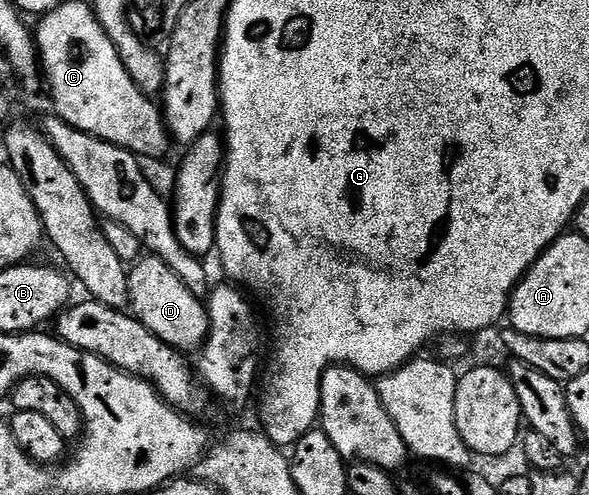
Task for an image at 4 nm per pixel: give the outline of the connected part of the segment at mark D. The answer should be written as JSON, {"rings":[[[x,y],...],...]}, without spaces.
{"rings":[[[145,255],[132,262],[128,270],[129,277],[129,305],[131,306],[132,316],[147,327],[165,345],[172,345],[178,351],[196,350],[204,345],[205,338],[209,335],[209,314],[202,298],[196,297],[187,289],[177,274],[173,273],[170,267],[163,263],[162,259],[154,256]]]}

